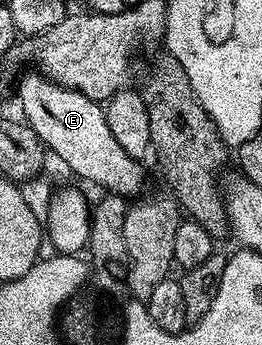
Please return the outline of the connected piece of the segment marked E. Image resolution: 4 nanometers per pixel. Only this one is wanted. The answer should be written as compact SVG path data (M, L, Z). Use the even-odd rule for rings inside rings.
M41 74L33 75L19 84L18 100L26 115L23 116L25 123L30 125L43 145L58 154L69 171L73 174L75 172L80 179L99 184L107 193L118 193L125 198L137 197L137 192L146 184L146 172L139 161L124 154L112 130L108 130L105 107L74 88L56 84Z

